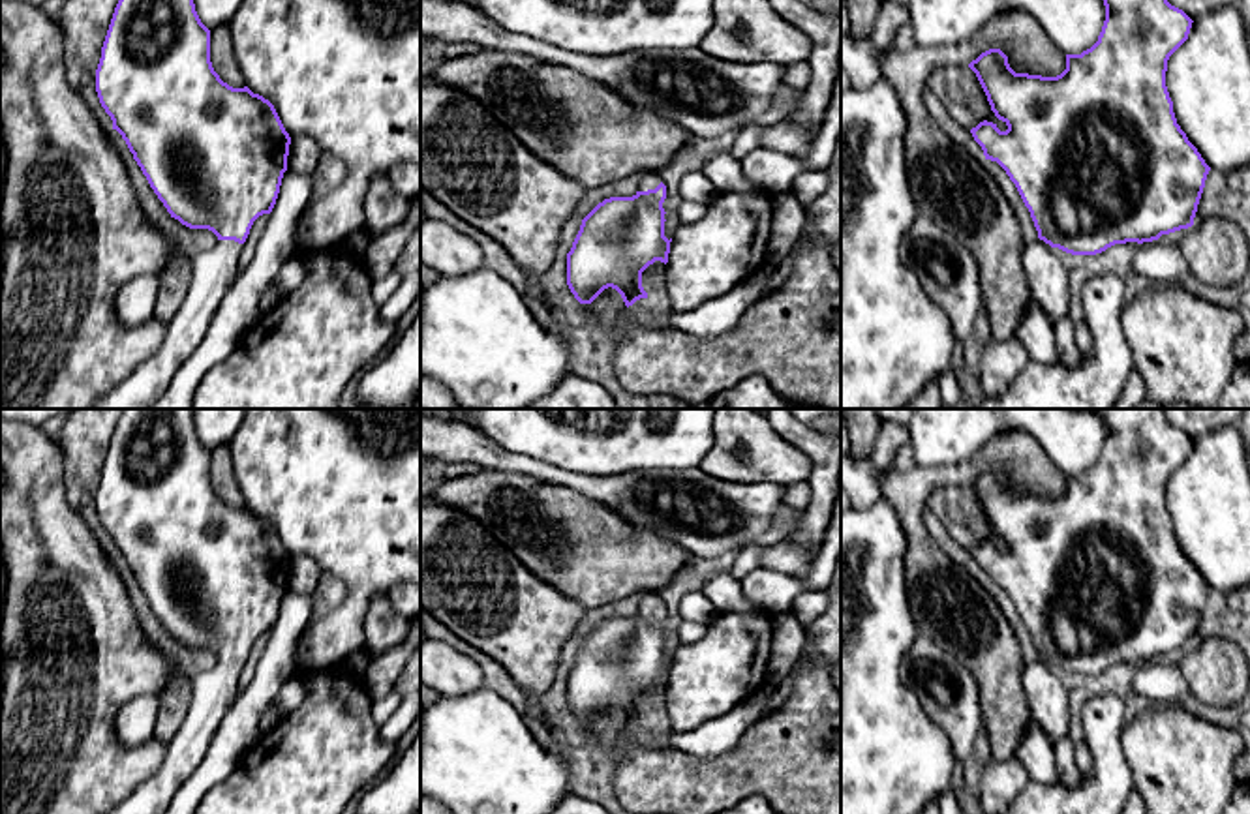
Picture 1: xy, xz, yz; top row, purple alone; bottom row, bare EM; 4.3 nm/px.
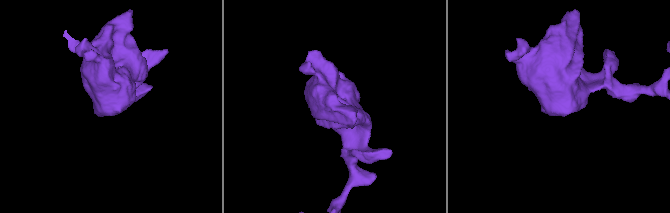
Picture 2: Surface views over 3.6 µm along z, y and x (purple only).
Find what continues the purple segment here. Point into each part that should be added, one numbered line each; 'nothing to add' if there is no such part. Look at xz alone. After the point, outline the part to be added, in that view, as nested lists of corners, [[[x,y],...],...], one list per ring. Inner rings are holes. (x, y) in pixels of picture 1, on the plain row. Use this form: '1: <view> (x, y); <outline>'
1: xz (648, 601); [[[642,593],[642,596],[638,600],[638,611],[655,610],[659,604],[661,604],[661,600],[659,600],[657,593]]]

